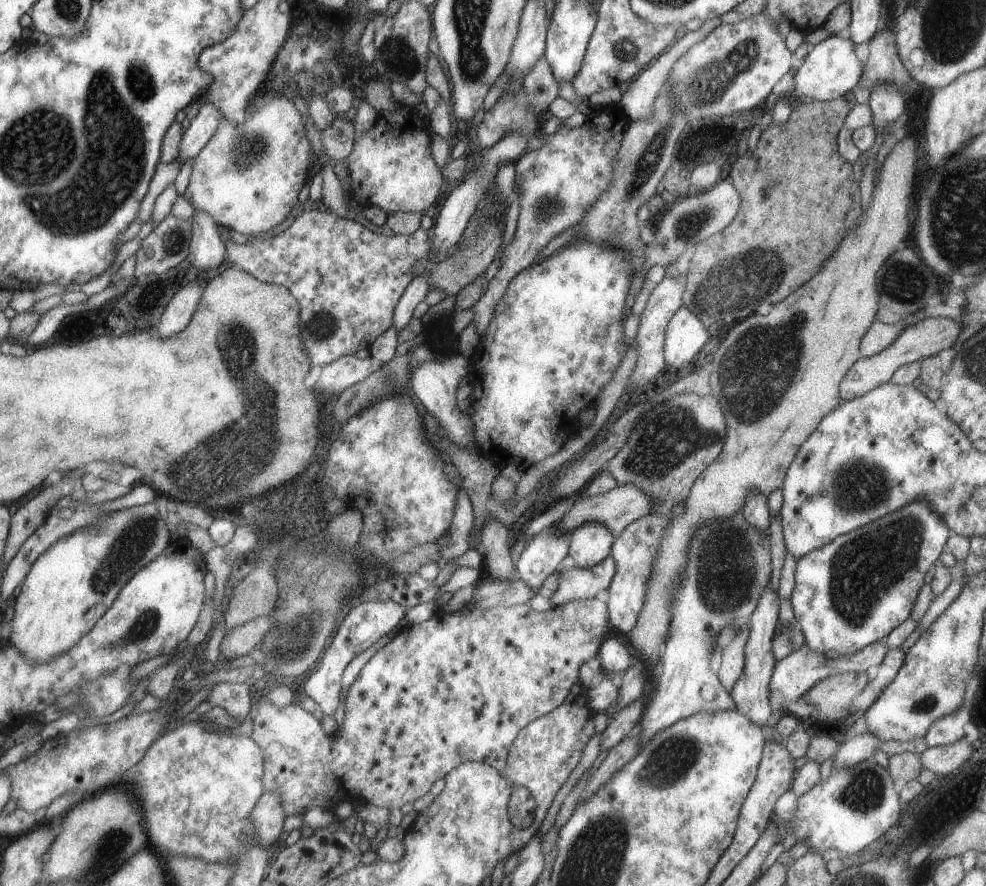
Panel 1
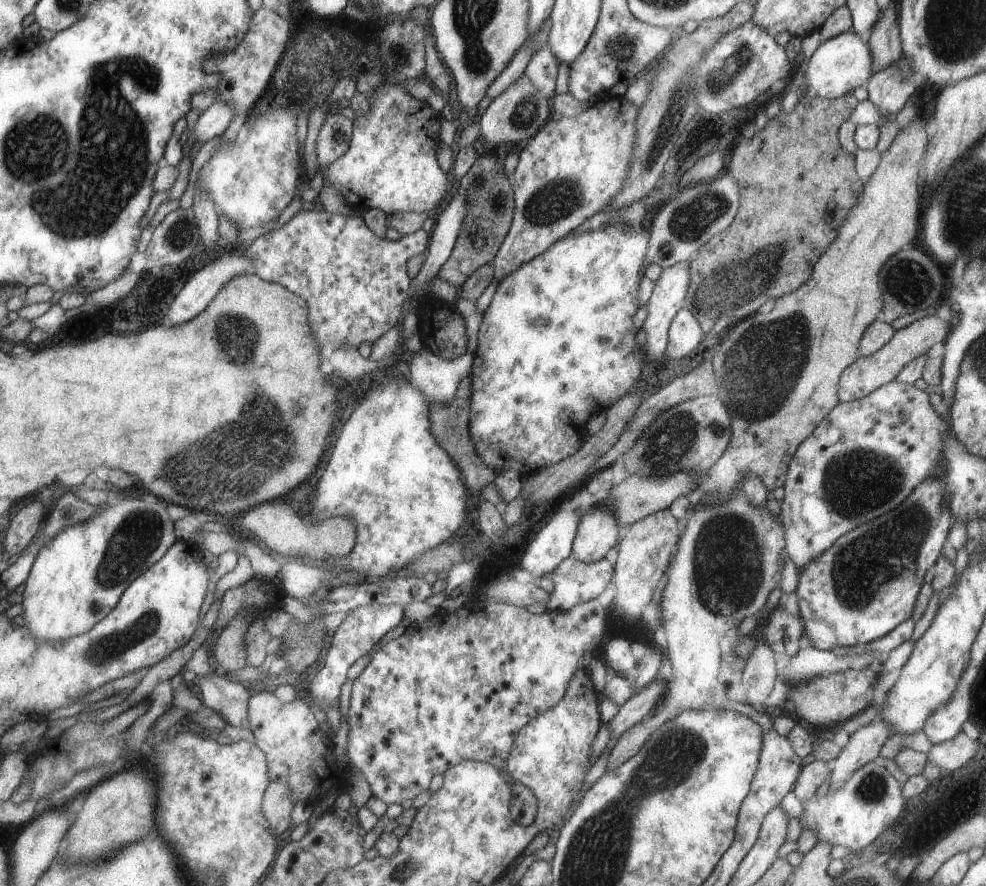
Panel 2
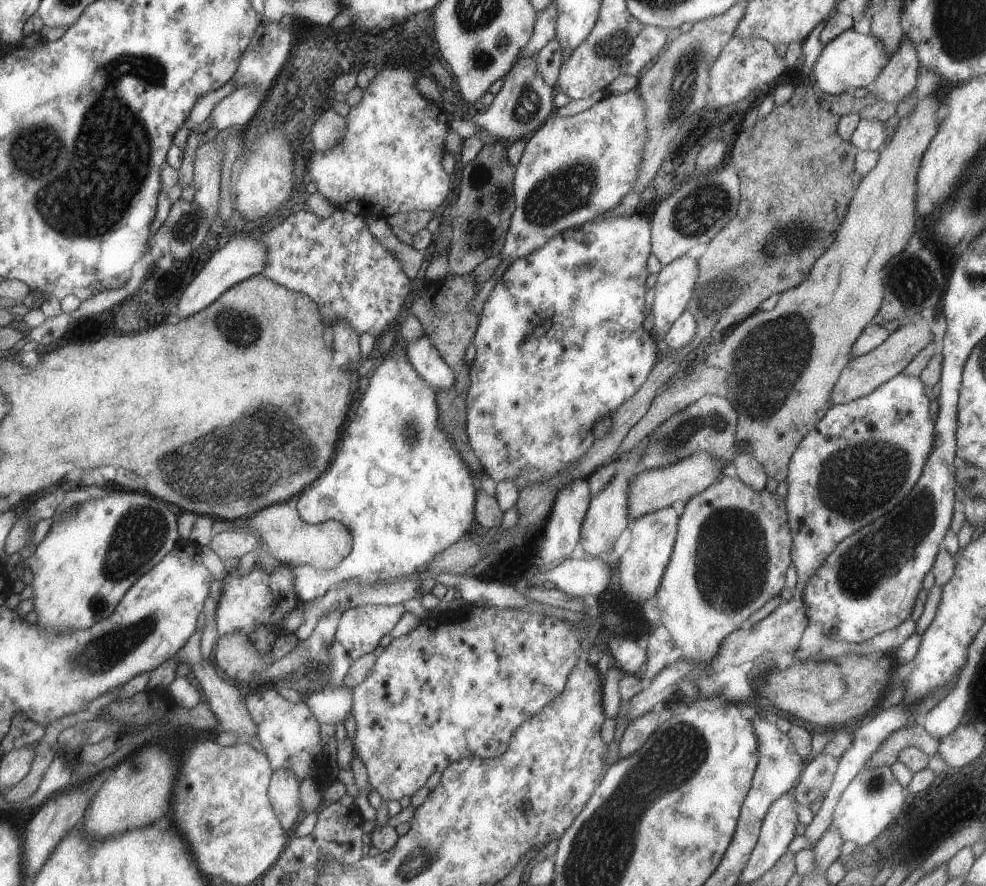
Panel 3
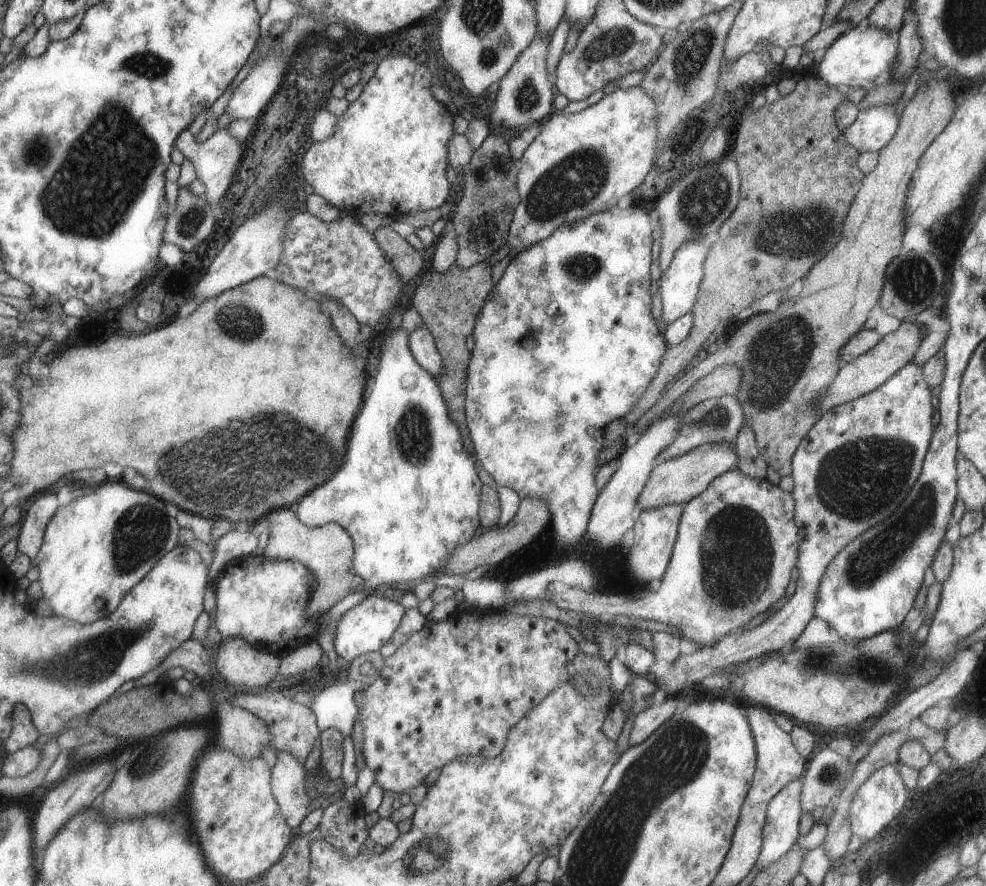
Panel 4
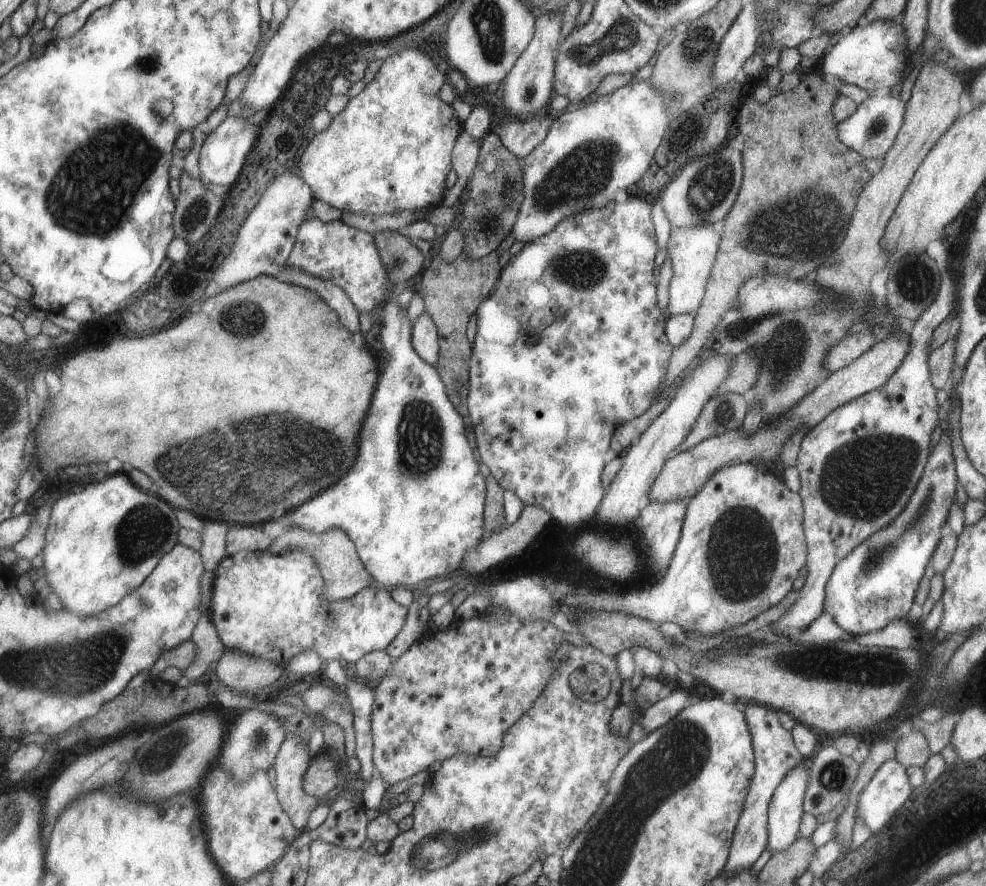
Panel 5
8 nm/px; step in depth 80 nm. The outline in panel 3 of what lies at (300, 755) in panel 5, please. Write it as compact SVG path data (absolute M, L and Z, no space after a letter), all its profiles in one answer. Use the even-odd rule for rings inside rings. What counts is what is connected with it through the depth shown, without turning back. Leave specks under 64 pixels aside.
M274 769L270 784L271 803L279 821L289 833L302 814L300 783L299 776L293 770Z

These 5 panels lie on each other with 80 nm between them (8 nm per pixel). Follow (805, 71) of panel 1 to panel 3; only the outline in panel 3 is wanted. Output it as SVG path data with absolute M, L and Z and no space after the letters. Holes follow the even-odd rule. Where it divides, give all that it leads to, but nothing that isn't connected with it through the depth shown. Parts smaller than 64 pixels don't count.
M852 28L823 46L809 80L829 95L839 95L860 87L870 89L888 61L889 54L876 35L862 34Z

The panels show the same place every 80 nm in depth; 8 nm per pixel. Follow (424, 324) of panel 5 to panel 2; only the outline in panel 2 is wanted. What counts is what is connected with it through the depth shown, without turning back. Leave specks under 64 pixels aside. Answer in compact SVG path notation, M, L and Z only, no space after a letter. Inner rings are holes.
M423 348L412 355L407 373L428 398L429 404L447 403L459 389L459 382L469 376L474 365L474 353L467 352L452 360L437 356L432 349Z

